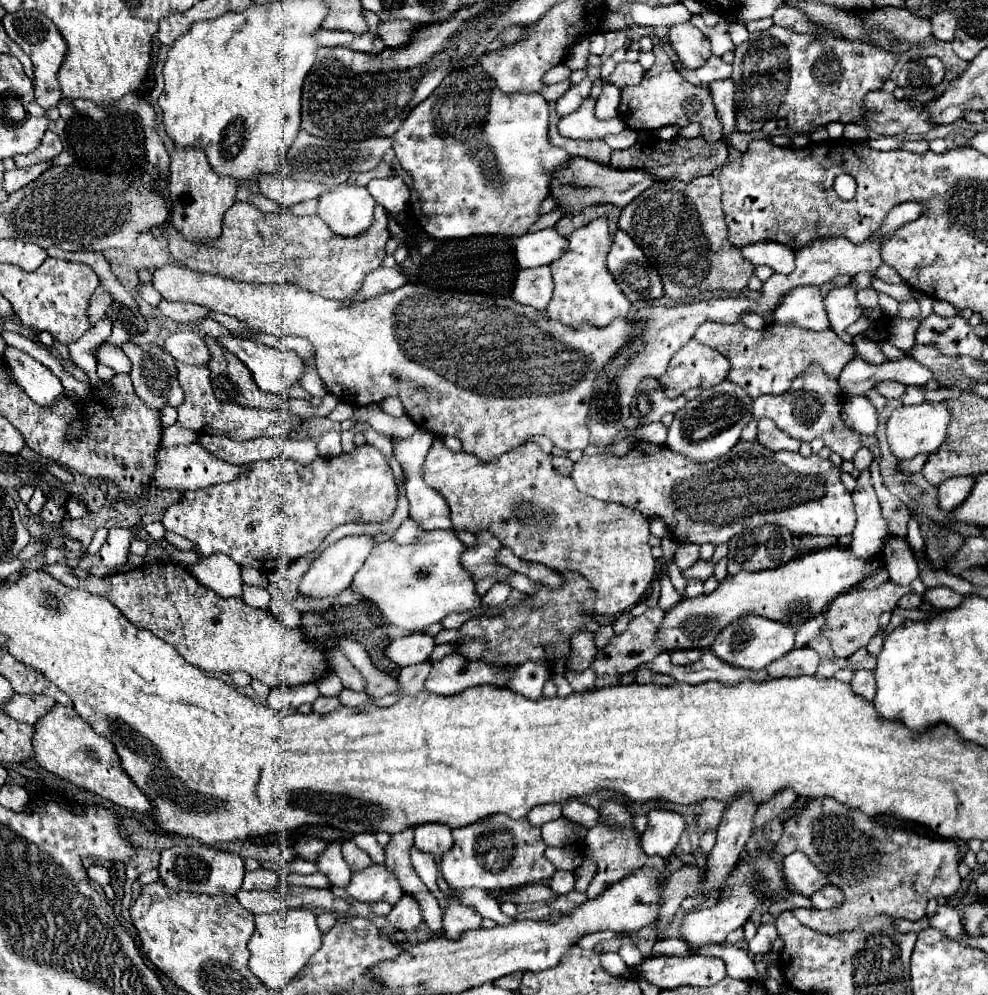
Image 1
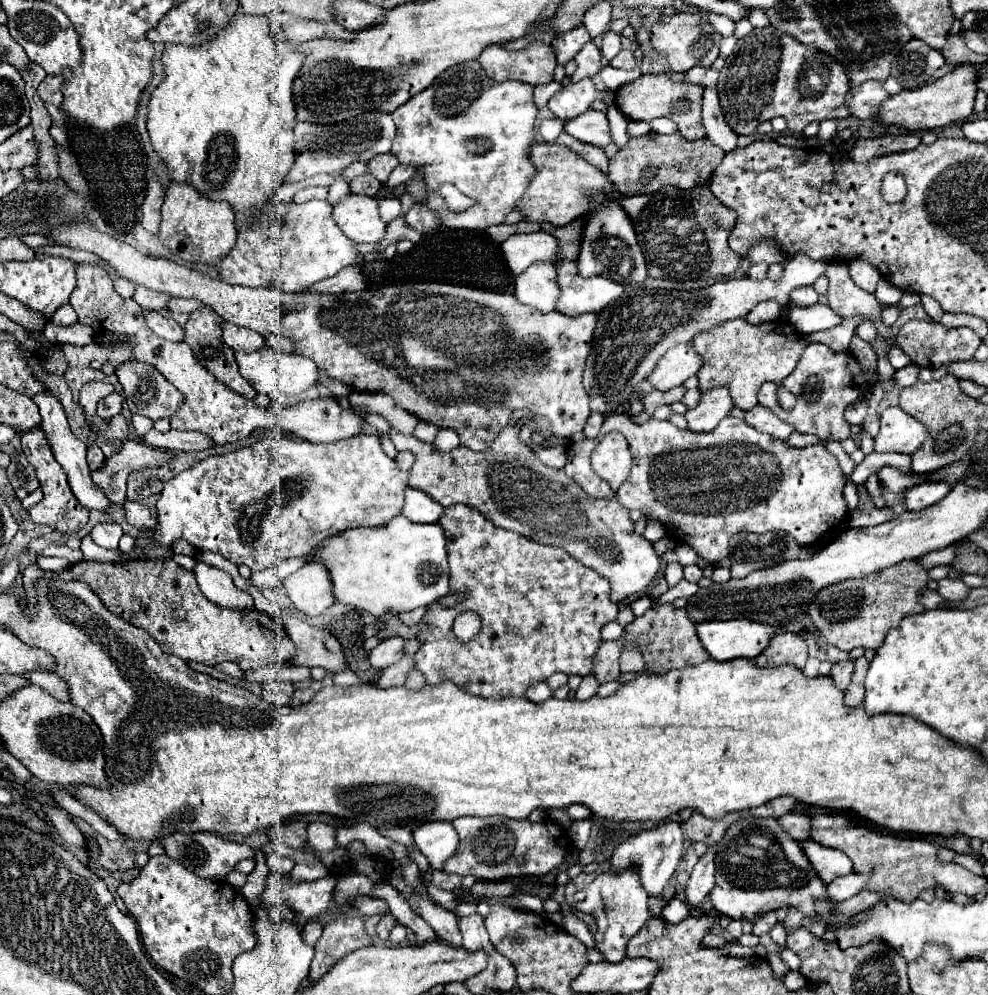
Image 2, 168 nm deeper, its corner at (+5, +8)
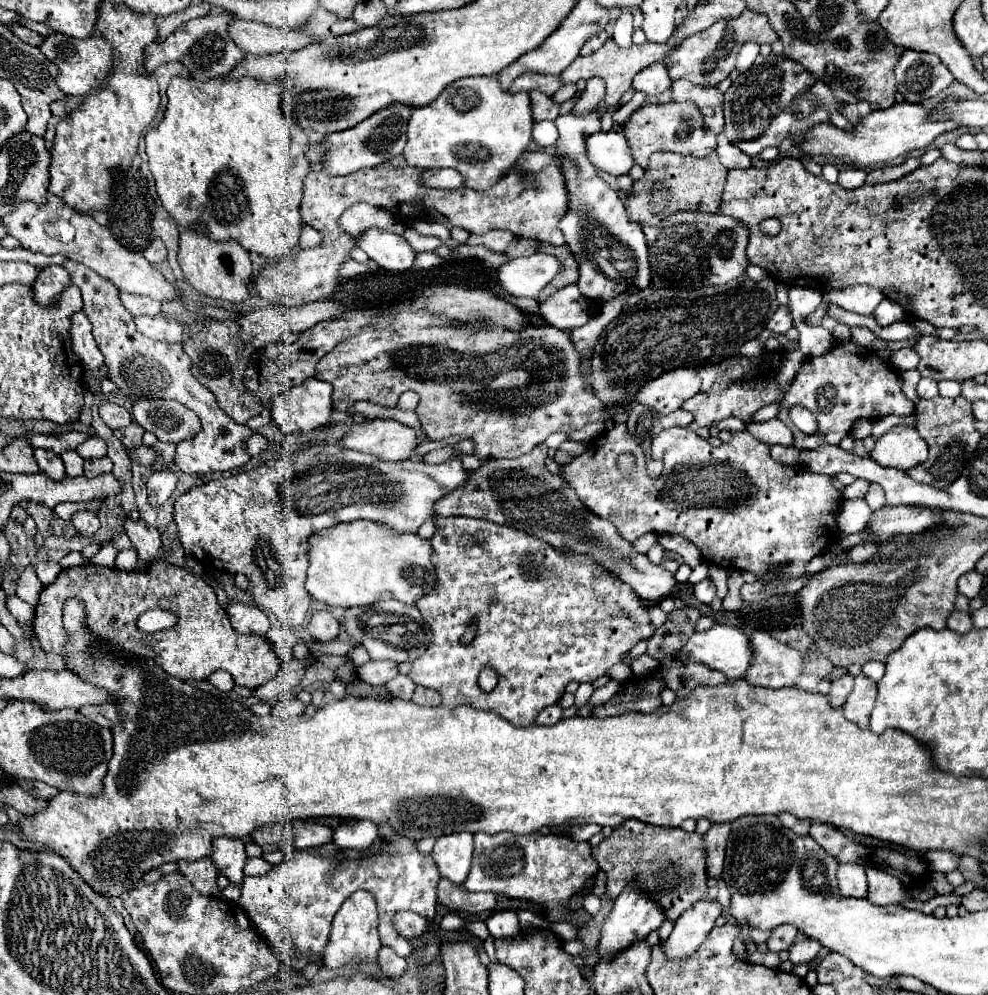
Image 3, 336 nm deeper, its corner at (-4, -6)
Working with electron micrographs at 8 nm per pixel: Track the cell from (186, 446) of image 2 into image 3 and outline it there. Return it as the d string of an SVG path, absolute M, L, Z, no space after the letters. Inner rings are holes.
M141 446L141 448L127 448L127 456L131 462L137 462L141 466L151 466L155 460L155 450Z

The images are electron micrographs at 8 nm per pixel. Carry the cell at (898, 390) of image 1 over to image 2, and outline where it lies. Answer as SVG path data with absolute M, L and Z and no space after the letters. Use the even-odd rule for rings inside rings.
M908 364L908 366L900 368L900 370L896 370L894 376L892 376L892 380L900 388L906 388L910 384L916 384L916 380L918 380L918 366L916 364Z

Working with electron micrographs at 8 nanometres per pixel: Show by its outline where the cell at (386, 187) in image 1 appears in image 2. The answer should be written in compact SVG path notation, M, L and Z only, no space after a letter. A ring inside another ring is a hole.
M408 164L408 166L398 166L398 168L392 170L392 174L388 176L388 180L386 180L382 186L384 186L386 190L394 190L394 188L398 188L400 184L404 184L406 180L410 180L416 172L418 172L418 170L416 170L416 166L412 166L412 164Z

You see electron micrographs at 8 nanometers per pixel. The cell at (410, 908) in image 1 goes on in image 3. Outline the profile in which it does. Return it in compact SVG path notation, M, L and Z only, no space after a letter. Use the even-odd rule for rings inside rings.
M383 946L383 948L379 950L377 964L379 964L381 972L383 972L385 976L389 976L389 978L397 978L397 976L401 976L401 974L407 970L407 962L405 962L401 956L397 956L397 954L395 954L391 948L387 948L387 946Z

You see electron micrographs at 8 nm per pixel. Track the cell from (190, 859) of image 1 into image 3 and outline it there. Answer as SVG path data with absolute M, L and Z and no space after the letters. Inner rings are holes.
M217 838L213 840L213 854L211 858L215 860L217 864L217 870L225 872L227 878L233 882L233 884L243 884L243 866L245 866L245 860L247 860L247 854L245 854L245 844L243 840L239 838Z

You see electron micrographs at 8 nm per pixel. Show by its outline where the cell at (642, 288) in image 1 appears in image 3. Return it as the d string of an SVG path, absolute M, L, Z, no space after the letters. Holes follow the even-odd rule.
M565 114L555 120L555 126L559 130L555 158L561 164L569 196L567 214L561 218L559 230L563 232L565 244L569 246L571 254L579 264L581 276L577 286L581 294L597 302L607 302L631 286L637 286L639 290L649 288L651 270L643 230L639 224L627 218L619 194L601 176L597 176L597 168L591 166L587 158L585 140L587 136L591 136L591 132L599 132L599 118L595 114Z

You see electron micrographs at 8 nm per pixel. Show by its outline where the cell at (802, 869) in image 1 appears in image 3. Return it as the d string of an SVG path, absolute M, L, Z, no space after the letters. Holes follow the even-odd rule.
M839 864L837 880L839 880L839 892L843 896L847 896L847 898L865 898L867 896L865 866Z

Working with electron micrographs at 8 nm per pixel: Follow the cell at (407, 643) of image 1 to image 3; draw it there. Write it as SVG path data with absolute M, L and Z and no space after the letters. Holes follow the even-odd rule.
M381 660L381 662L365 662L363 666L357 668L357 676L359 680L371 684L371 686L379 686L379 684L387 684L391 678L395 678L399 674L397 664L391 660Z

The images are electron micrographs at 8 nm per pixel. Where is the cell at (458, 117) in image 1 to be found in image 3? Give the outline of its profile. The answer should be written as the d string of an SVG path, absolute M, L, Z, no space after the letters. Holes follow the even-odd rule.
M497 76L459 78L435 102L413 108L403 154L409 166L455 168L465 176L467 188L485 192L527 150L533 124L527 92L501 92Z

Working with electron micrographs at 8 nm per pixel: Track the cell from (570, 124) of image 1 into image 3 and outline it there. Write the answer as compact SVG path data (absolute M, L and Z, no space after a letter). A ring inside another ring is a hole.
M597 132L587 138L587 154L593 166L611 176L629 174L635 164L631 148L623 134L619 132Z

